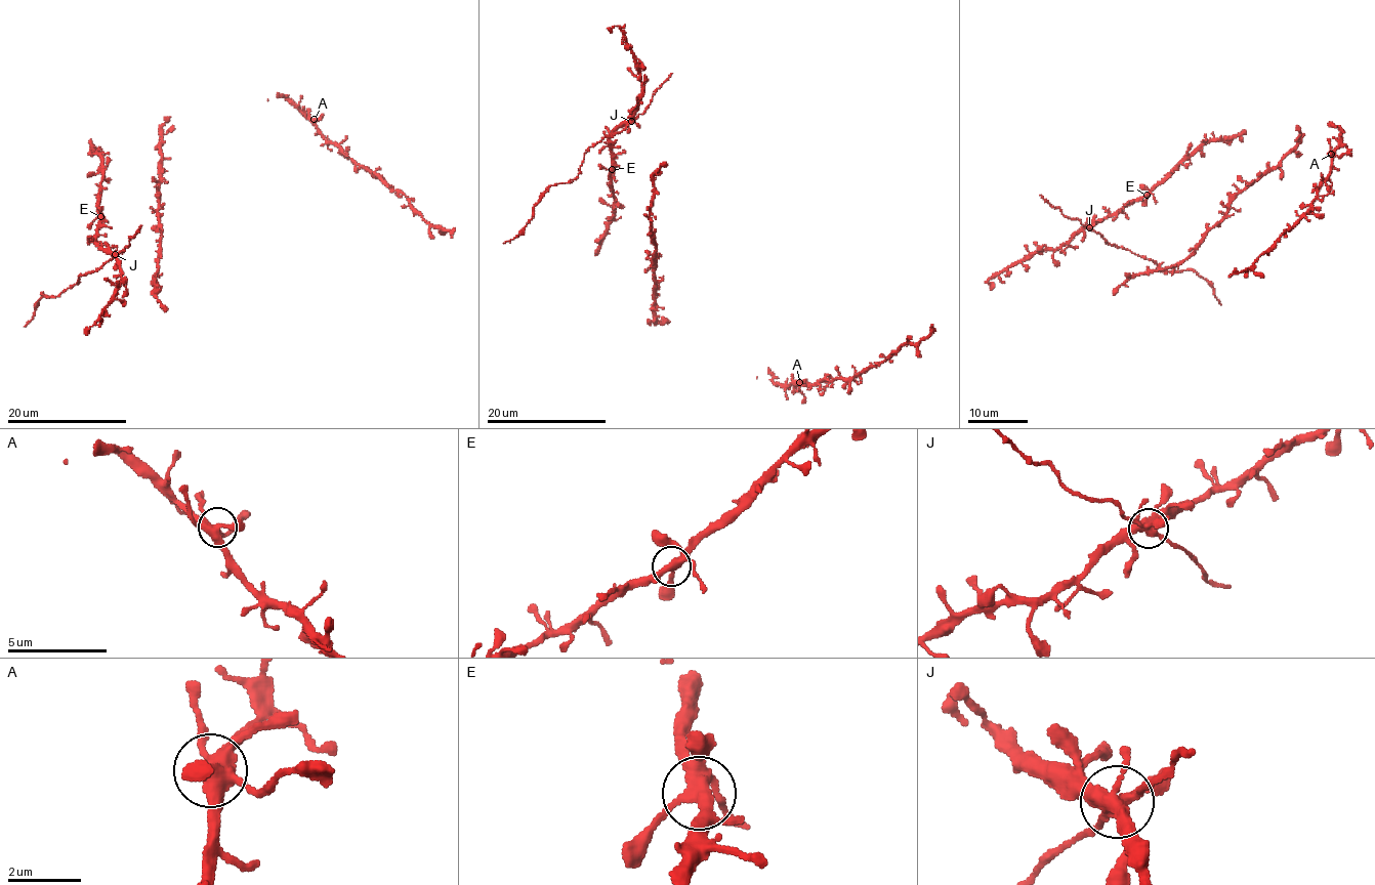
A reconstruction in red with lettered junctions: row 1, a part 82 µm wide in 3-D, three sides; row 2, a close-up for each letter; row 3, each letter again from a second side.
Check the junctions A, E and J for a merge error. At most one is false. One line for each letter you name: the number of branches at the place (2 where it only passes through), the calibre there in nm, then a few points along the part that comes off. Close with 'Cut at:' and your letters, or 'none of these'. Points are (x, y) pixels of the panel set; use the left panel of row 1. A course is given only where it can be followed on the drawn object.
Cut at: none of these

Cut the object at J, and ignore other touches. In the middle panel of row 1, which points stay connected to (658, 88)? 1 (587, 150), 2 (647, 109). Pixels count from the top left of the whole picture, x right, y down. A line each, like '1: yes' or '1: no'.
1: yes
2: yes

